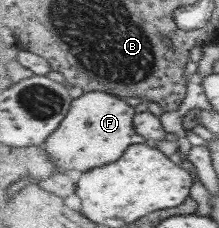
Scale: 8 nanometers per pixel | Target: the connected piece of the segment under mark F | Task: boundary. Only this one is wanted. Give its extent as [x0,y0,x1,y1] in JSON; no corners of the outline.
[45,91,147,172]

